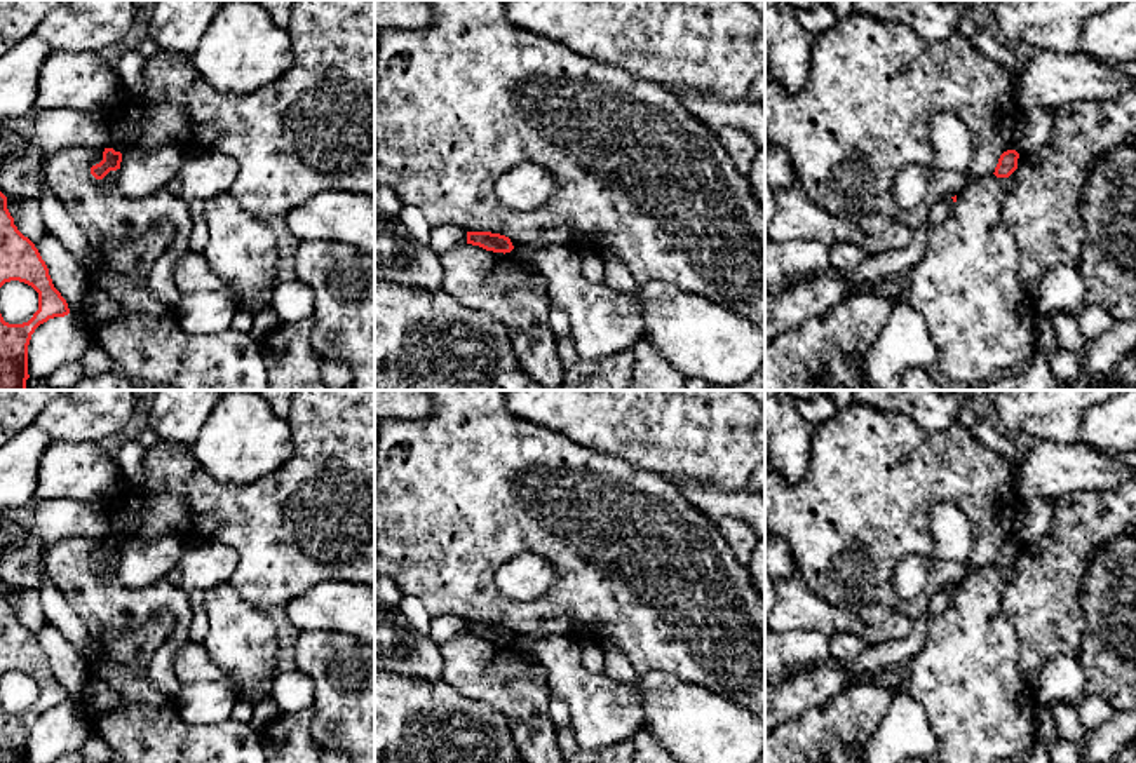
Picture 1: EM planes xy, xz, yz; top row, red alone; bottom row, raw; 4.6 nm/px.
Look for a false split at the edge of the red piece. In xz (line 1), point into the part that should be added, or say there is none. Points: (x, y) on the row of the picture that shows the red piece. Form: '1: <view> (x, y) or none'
1: none

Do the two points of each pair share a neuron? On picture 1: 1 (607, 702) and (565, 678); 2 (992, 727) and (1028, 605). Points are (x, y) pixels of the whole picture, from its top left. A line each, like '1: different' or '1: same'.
1: same
2: different

